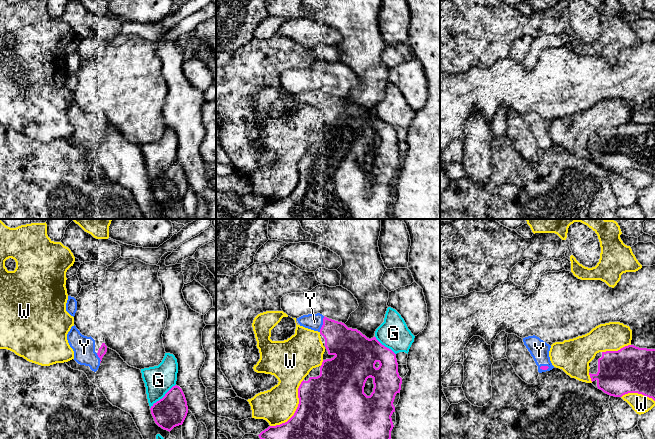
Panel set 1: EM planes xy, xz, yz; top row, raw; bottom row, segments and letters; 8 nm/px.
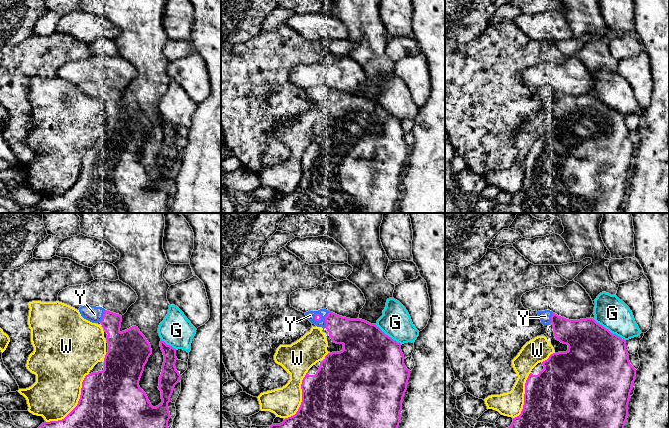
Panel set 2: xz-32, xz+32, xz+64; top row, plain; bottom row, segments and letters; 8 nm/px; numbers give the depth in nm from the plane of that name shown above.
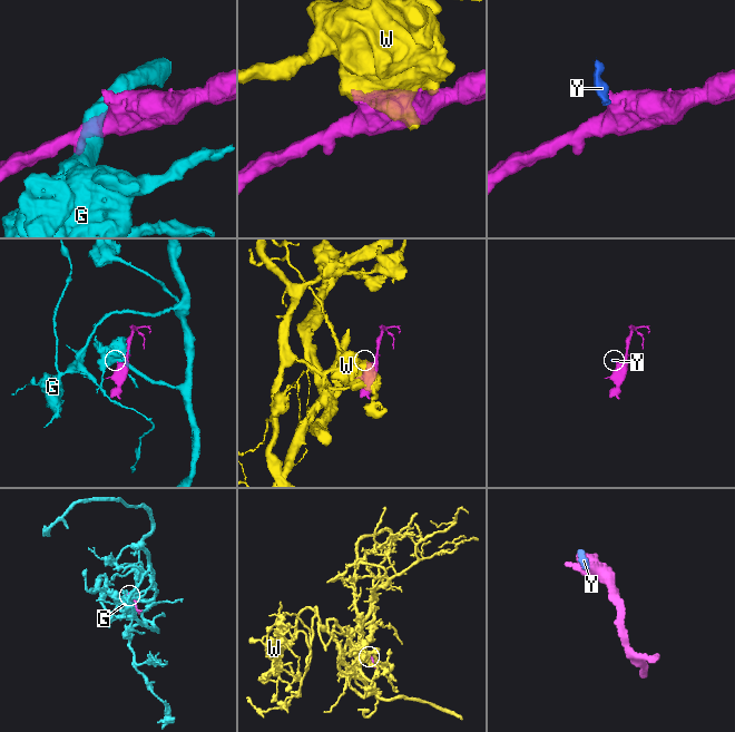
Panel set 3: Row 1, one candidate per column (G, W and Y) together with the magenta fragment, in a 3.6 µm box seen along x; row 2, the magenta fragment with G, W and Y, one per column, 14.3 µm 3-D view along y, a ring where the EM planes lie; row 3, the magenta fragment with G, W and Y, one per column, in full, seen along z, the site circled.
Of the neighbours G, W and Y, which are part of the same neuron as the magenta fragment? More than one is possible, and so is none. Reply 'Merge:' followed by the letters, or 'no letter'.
Merge: Y

